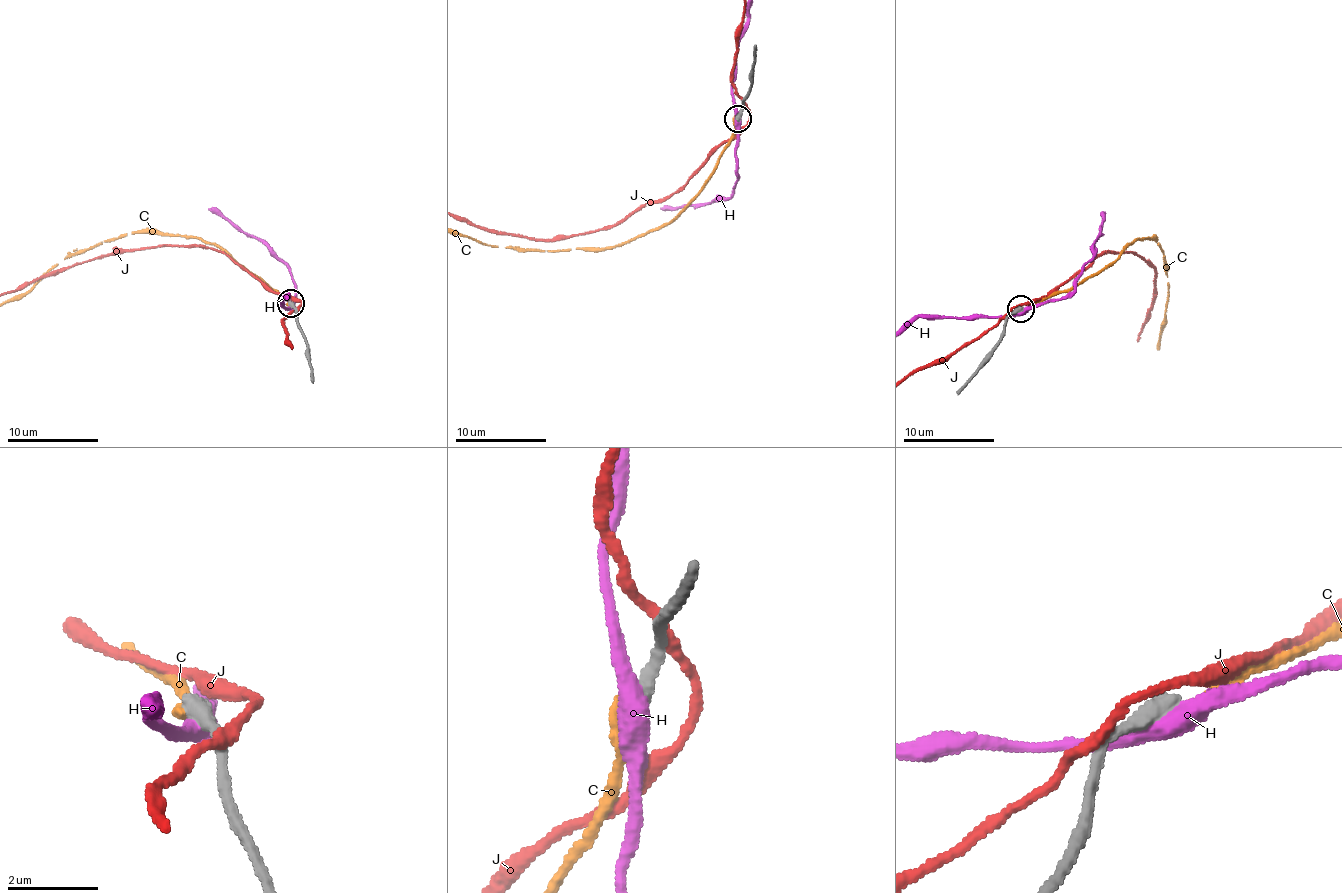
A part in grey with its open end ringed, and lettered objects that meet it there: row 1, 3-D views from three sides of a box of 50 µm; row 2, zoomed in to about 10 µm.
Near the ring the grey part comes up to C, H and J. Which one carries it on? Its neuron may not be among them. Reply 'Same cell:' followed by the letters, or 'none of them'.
Same cell: none of them

